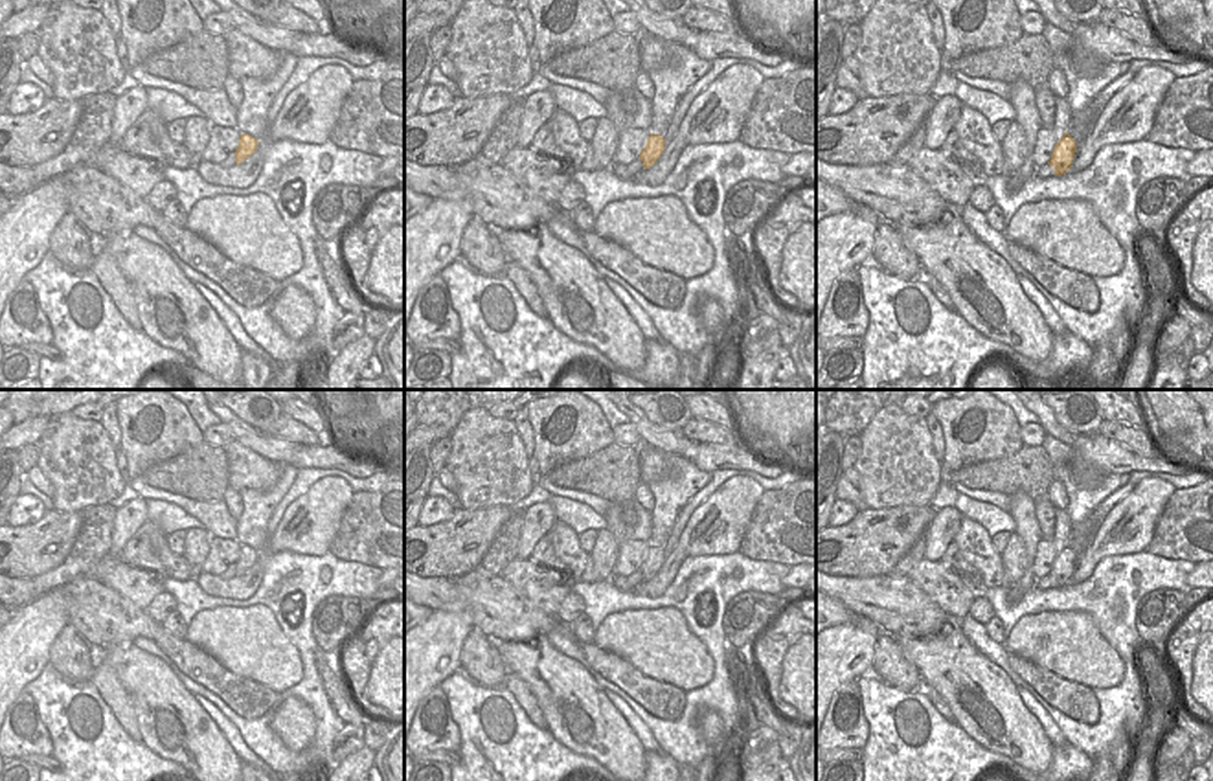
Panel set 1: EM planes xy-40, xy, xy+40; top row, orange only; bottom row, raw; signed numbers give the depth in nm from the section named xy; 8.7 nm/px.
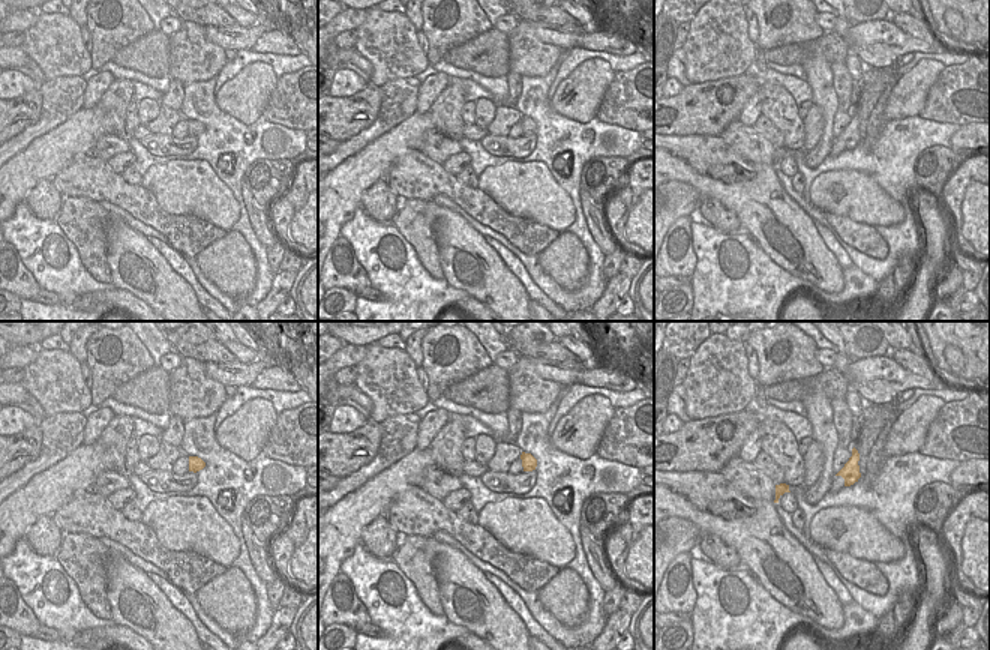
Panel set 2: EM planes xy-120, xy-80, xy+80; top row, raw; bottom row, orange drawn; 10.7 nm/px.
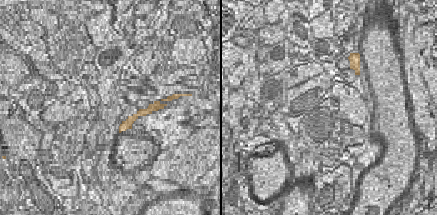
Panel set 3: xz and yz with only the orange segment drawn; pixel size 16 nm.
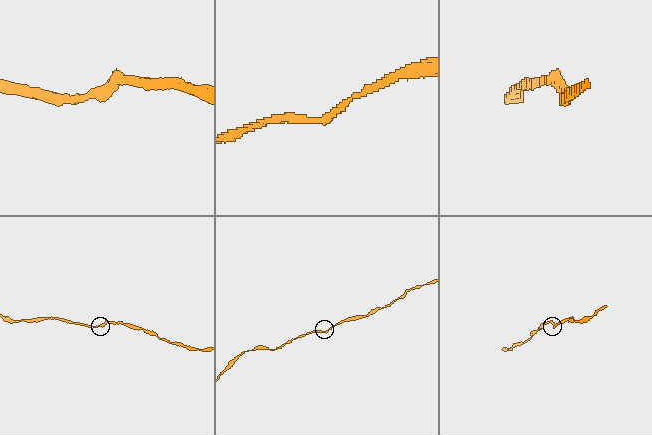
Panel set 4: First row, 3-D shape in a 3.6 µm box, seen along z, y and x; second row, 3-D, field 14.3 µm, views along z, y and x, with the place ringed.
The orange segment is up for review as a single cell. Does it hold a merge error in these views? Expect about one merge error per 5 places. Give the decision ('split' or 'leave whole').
leave whole

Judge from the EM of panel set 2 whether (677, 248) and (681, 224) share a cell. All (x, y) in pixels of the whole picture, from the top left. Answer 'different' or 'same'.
same

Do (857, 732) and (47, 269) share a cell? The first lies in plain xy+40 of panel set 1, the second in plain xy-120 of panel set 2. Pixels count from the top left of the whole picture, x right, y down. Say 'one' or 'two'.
two

